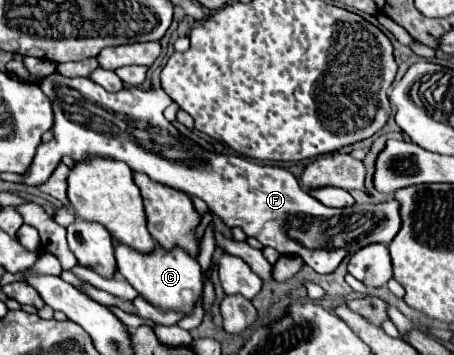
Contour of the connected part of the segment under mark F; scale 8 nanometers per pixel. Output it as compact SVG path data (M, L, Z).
M58 70L44 76L38 86L50 98L54 108L54 126L52 126L52 140L38 146L34 156L34 164L30 168L30 176L24 180L30 186L42 184L58 166L62 156L70 156L76 162L84 162L90 156L104 156L112 160L126 162L134 172L144 172L150 180L160 182L164 186L176 188L188 196L196 196L204 200L212 214L220 216L226 226L240 226L246 236L254 236L264 246L276 248L280 254L296 254L302 256L304 262L314 268L318 274L334 272L340 262L350 256L354 250L370 244L370 242L384 242L390 244L400 230L400 214L398 202L382 202L382 204L354 204L346 208L328 208L318 202L312 194L308 194L292 172L284 168L268 168L256 162L250 162L242 156L234 154L216 154L204 150L200 144L184 138L166 118L164 108L172 104L170 96L162 90L134 90L122 88L118 92L106 92L102 86L94 84L90 78L68 78L62 76Z

